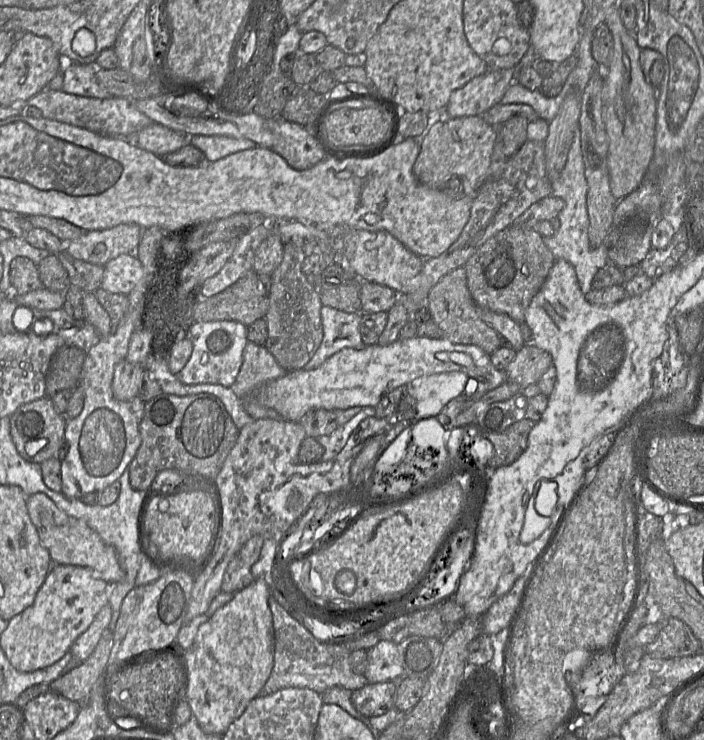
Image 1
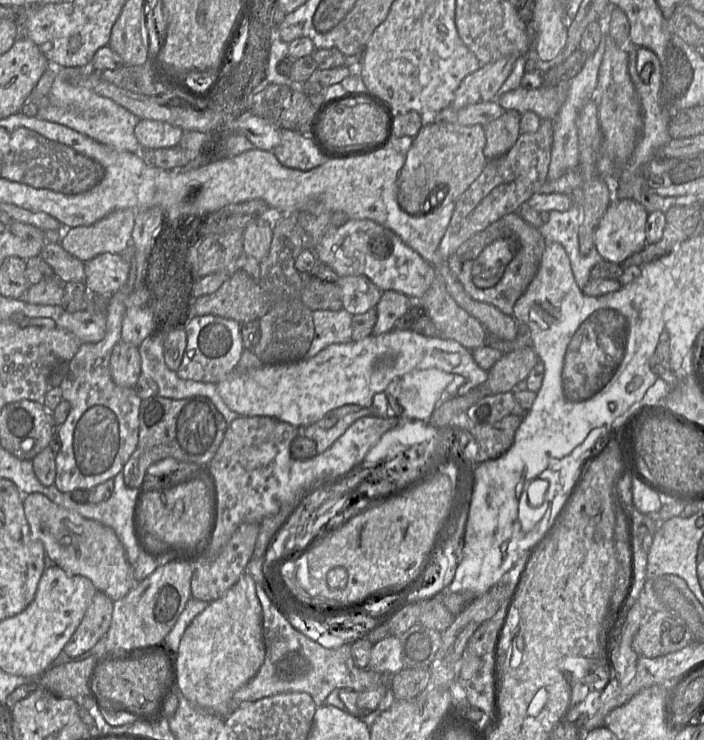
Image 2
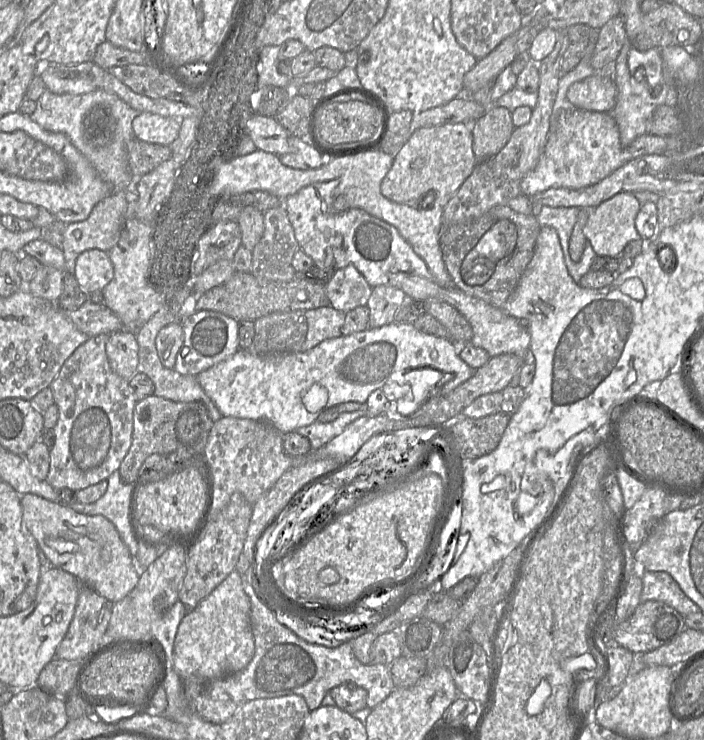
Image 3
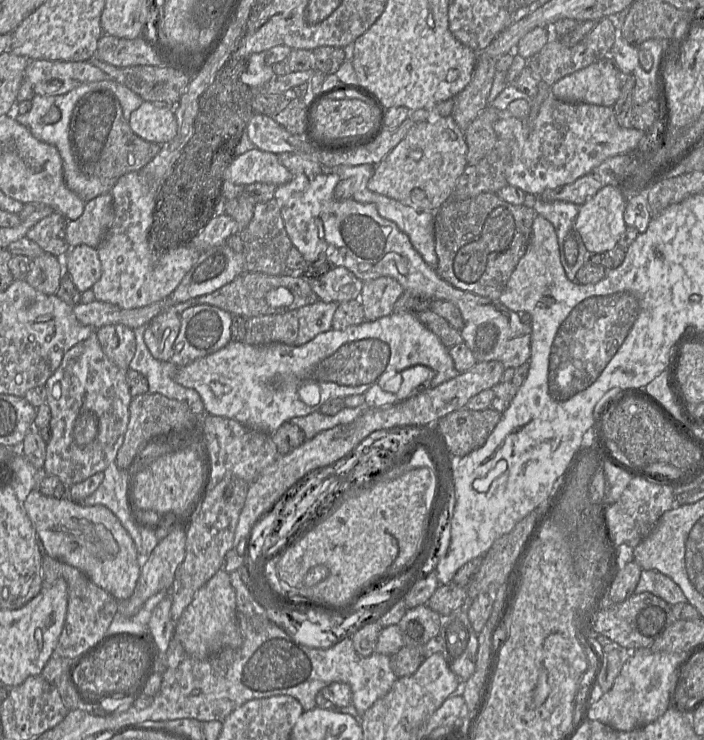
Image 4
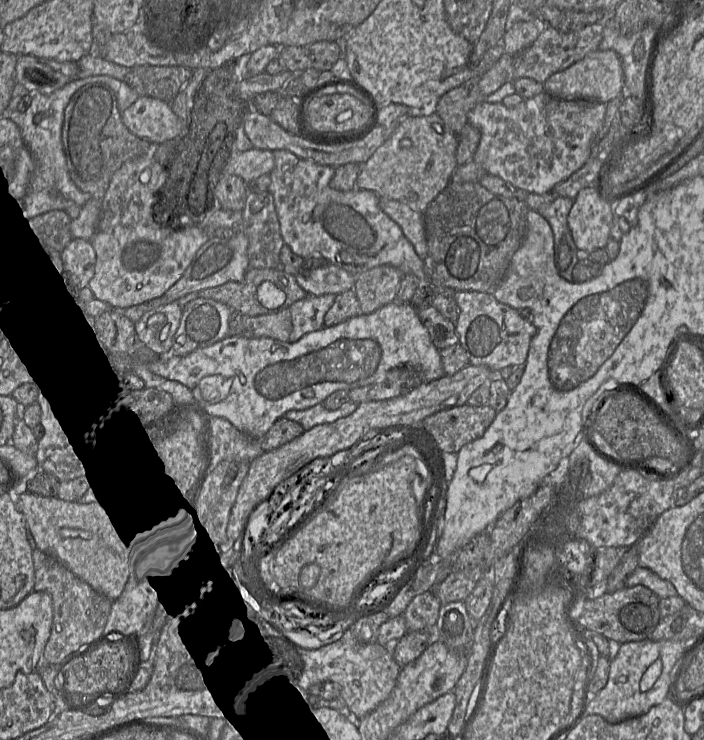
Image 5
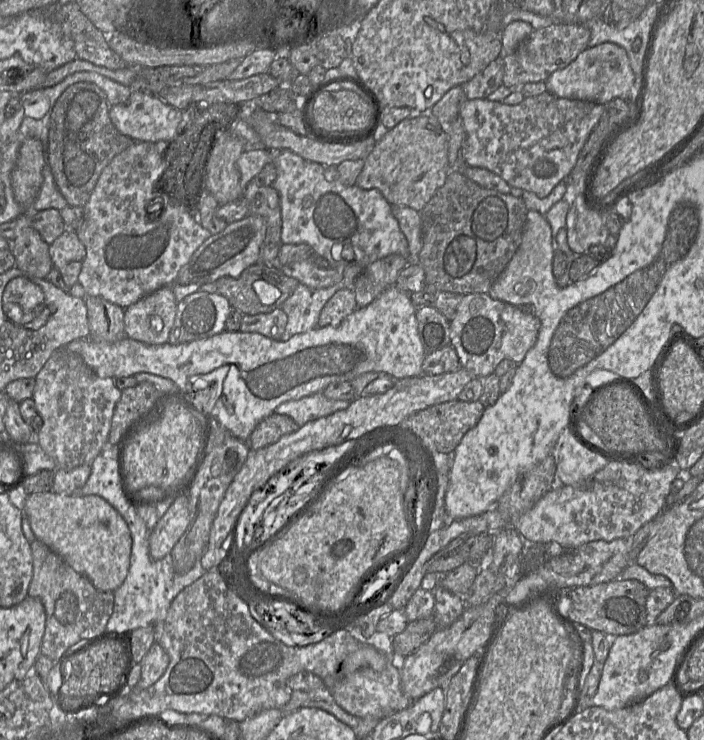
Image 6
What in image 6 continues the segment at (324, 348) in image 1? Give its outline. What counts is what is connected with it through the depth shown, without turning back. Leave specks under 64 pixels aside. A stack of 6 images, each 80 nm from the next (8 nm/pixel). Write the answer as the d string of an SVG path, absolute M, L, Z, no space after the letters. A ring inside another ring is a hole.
M299 283L280 306L287 315L285 332L280 340L287 341L294 335L315 328L324 305L338 289L343 287L345 286L338 284L326 288L311 288Z

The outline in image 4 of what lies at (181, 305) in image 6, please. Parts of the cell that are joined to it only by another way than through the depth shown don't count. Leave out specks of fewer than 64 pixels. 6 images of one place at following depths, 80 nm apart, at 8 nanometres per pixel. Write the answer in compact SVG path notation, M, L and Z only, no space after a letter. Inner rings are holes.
M201 304L191 306L179 313L180 331L174 342L171 362L178 368L196 359L208 356L225 347L231 340L232 315L215 306Z

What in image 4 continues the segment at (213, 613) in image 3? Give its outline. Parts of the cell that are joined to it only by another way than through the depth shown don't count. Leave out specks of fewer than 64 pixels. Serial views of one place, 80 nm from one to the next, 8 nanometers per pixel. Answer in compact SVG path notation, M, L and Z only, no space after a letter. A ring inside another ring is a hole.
M221 569L195 594L175 625L174 637L185 651L197 659L206 659L224 648L239 648L243 643L237 613L236 594L230 574Z

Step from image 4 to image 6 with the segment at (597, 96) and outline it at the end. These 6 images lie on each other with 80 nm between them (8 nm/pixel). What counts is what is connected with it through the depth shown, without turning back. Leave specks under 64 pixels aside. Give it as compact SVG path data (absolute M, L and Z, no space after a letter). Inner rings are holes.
M612 42L588 47L563 69L556 70L546 80L549 93L568 99L578 99L606 104L633 89L636 76L630 65L626 50Z

